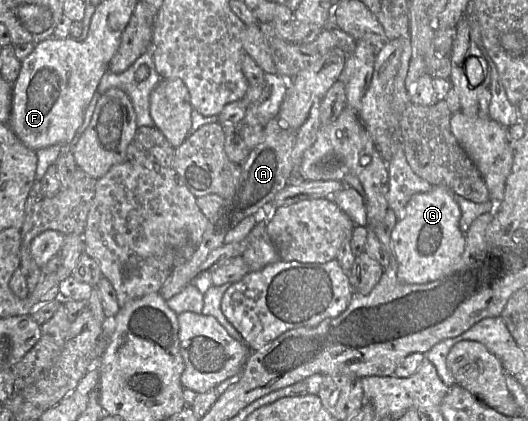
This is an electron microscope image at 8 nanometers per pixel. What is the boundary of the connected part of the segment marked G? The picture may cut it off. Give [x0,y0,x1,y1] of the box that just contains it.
[391,185,465,284]

